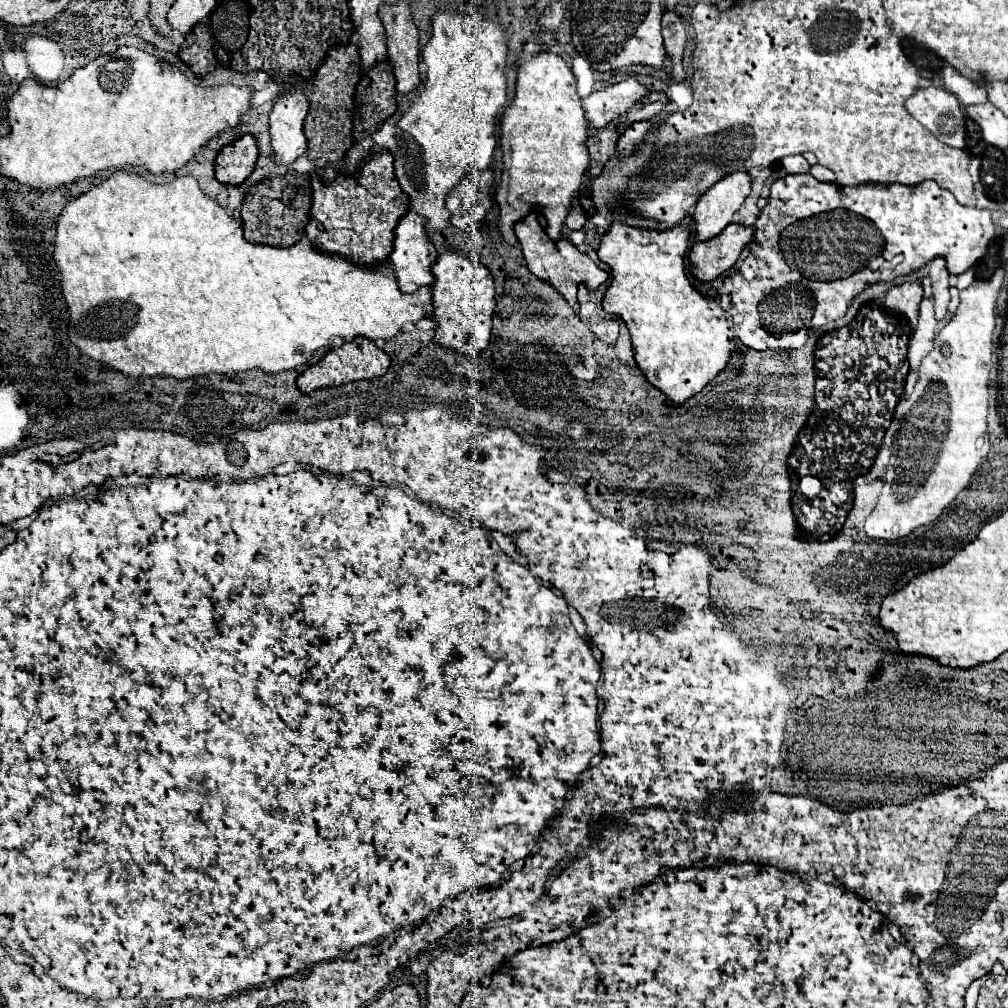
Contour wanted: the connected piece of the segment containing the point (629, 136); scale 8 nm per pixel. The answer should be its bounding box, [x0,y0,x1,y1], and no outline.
[618,121,652,157]

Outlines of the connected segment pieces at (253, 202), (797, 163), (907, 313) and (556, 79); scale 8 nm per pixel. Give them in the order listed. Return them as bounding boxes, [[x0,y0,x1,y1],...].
[[242,169,312,247],[781,155,810,173],[884,281,922,331],[494,53,590,243]]

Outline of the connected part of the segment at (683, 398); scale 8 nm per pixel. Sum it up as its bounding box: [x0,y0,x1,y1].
[598,223,734,407]

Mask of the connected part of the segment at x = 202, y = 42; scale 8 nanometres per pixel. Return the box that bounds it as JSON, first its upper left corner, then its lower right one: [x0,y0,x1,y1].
[180,25,216,77]

